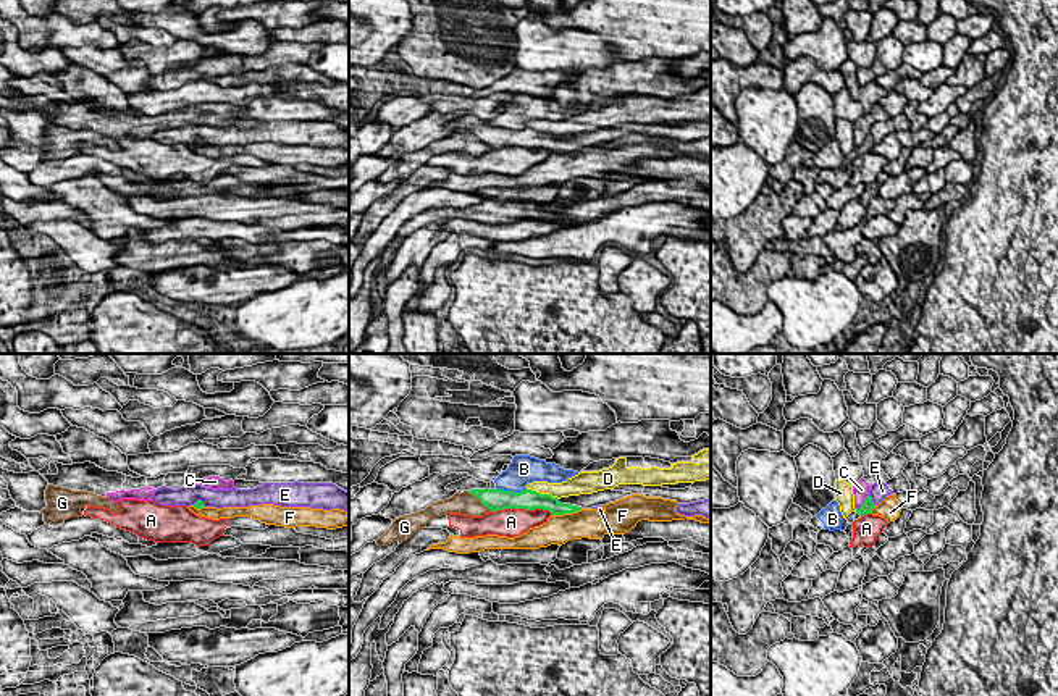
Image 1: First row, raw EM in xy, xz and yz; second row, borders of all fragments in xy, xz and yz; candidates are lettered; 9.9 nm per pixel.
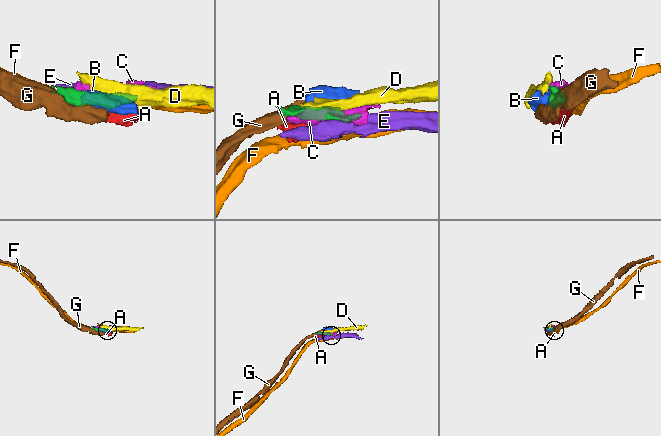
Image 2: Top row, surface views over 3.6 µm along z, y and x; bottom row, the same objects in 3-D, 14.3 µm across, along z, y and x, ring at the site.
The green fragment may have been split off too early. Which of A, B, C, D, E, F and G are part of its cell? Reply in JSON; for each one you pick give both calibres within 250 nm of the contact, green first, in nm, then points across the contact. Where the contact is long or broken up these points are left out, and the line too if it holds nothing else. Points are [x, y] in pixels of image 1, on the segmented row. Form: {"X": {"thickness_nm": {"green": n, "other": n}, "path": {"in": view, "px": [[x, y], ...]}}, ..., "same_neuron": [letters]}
{"same_neuron": []}

